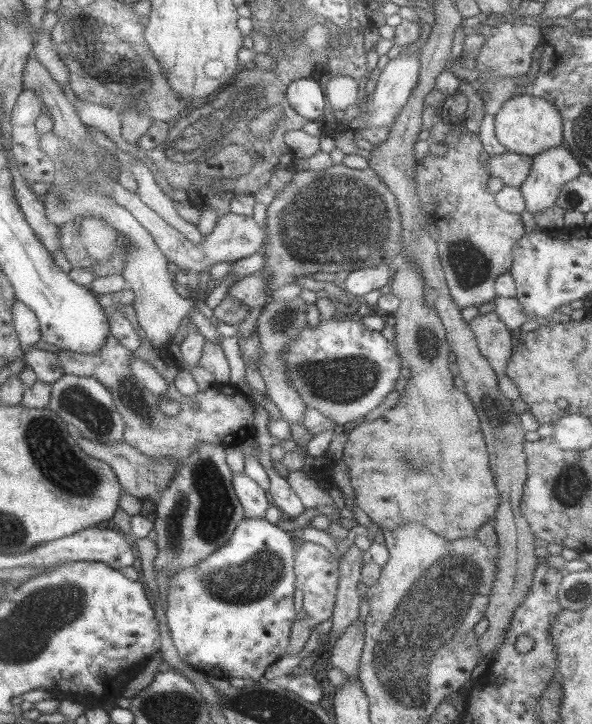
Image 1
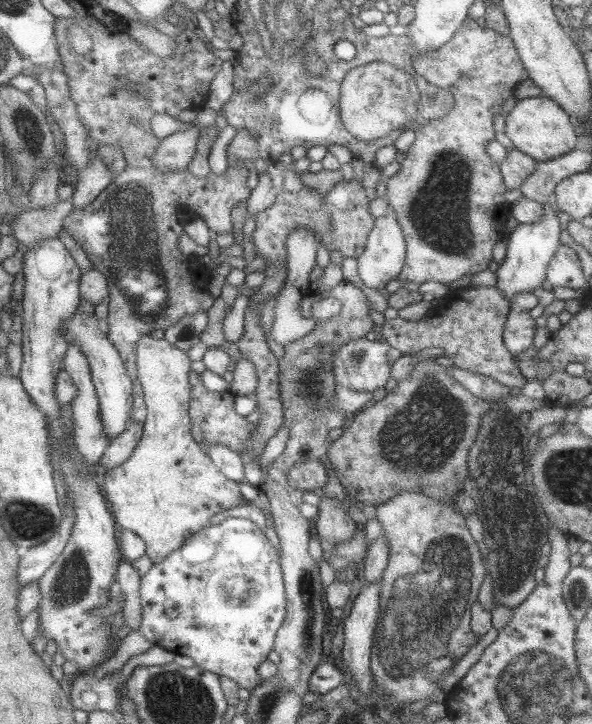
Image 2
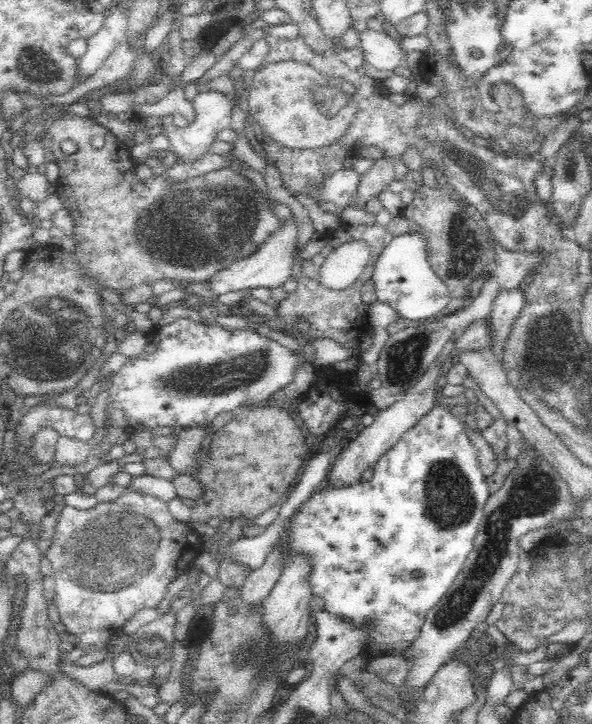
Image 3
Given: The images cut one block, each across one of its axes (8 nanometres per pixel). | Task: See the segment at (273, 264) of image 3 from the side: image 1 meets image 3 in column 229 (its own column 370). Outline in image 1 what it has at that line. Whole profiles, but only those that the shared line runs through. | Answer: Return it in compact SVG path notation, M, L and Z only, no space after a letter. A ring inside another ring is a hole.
M389 264L366 267L365 269L357 269L350 272L348 278L342 284L343 288L361 299L365 294L379 290L386 284L389 285L393 278L391 266Z

